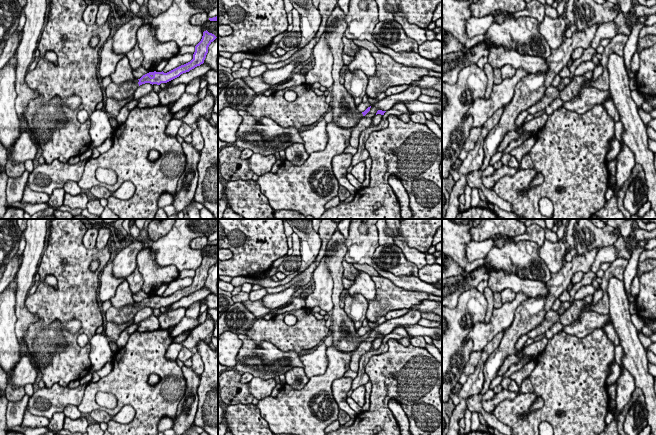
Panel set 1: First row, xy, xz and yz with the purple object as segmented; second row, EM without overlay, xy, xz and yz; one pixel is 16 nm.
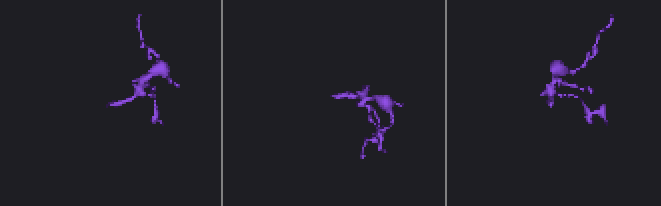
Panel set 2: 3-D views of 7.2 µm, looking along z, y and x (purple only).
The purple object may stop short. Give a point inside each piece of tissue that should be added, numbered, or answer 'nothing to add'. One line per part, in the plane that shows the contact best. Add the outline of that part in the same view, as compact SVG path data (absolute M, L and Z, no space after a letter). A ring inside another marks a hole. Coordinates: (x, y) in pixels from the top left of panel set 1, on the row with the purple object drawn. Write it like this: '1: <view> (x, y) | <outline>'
1: xy (122, 91) | M135 81L124 82L122 84L115 84L111 82L106 88L105 93L107 98L113 98L115 100L123 100L133 95L139 84Z

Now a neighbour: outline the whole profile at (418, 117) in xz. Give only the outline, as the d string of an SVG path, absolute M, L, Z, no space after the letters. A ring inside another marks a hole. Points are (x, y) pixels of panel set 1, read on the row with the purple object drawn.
M422 112L412 113L410 115L410 120L413 122L416 122L416 123L421 123L421 124L425 124L427 121L424 113L422 113Z

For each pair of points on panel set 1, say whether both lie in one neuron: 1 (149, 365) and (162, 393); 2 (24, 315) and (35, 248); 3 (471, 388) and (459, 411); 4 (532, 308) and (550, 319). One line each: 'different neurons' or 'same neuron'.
1: same neuron
2: same neuron
3: same neuron
4: different neurons

